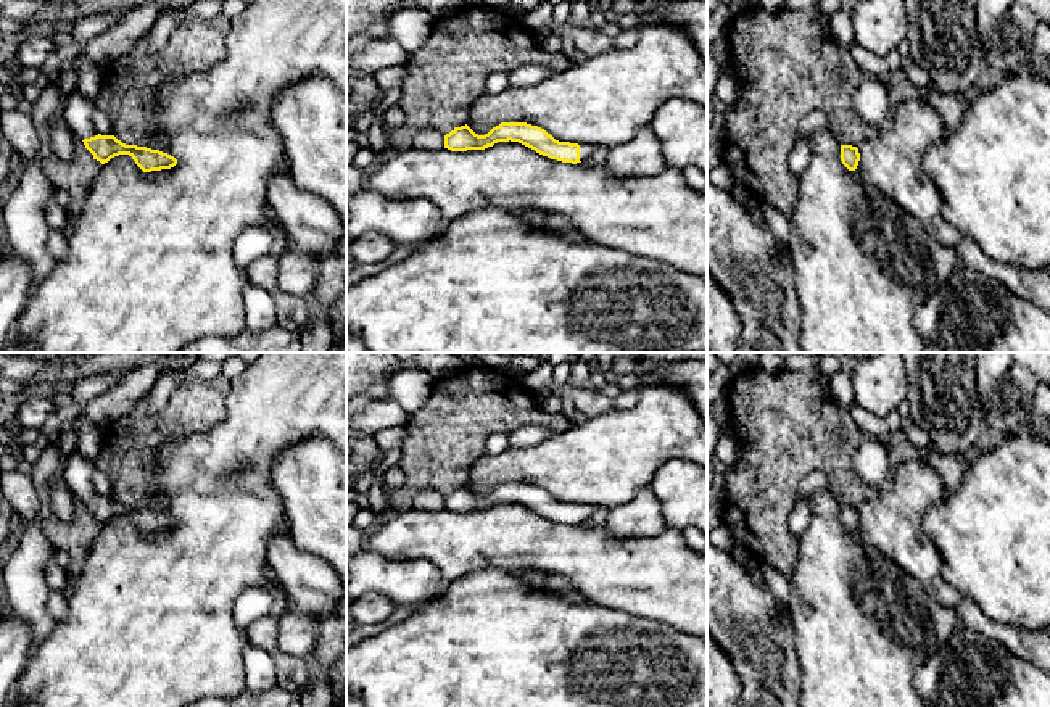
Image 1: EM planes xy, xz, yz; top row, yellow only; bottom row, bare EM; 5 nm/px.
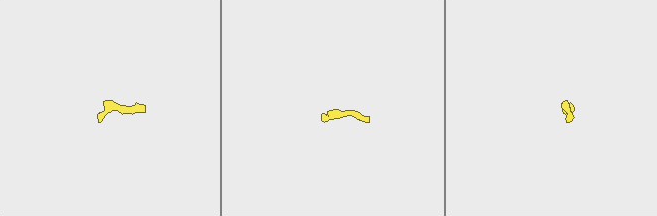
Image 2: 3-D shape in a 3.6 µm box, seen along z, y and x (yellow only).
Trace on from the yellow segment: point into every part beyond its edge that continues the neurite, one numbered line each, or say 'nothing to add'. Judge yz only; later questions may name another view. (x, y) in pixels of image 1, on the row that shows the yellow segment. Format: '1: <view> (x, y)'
nothing to add

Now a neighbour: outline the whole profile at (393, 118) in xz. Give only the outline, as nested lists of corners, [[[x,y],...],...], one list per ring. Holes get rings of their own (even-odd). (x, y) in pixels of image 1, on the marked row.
[[[399,105],[388,108],[382,116],[382,126],[387,132],[396,130],[404,124],[404,111]]]

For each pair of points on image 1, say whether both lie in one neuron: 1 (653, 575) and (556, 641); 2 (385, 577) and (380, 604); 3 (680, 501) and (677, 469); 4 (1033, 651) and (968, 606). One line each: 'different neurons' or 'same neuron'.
1: different neurons
2: different neurons
3: same neuron
4: same neuron

